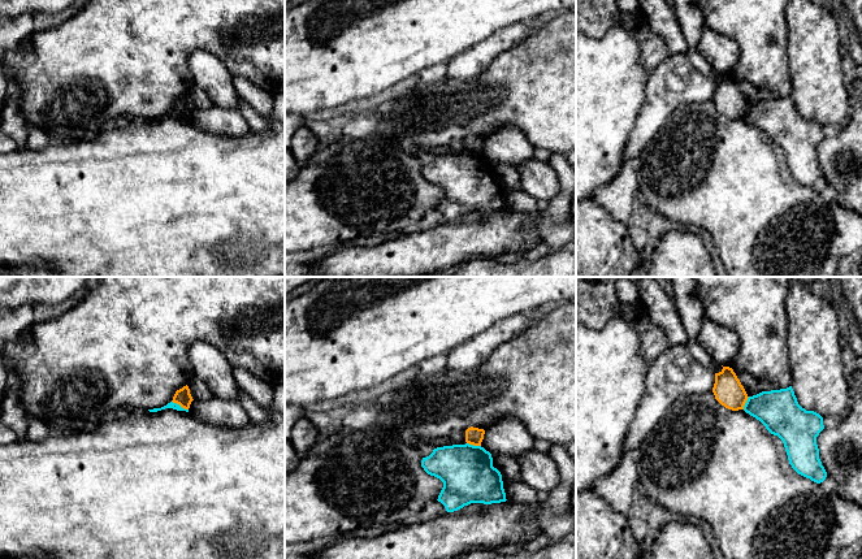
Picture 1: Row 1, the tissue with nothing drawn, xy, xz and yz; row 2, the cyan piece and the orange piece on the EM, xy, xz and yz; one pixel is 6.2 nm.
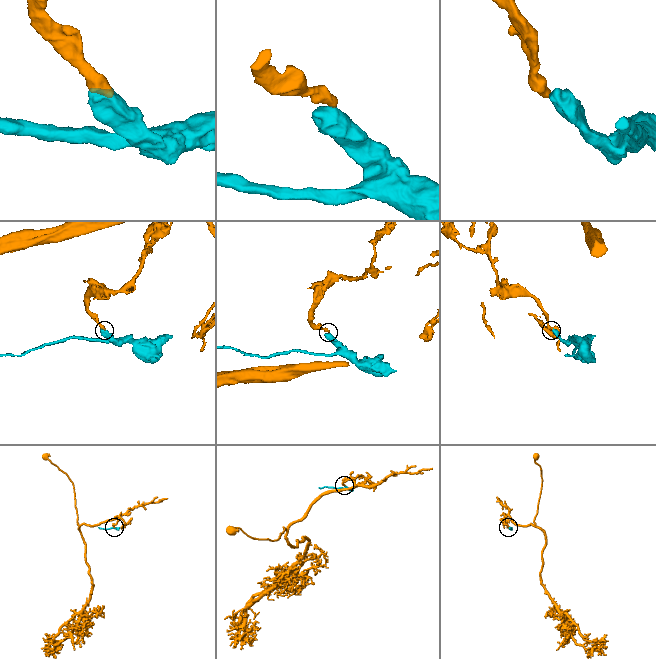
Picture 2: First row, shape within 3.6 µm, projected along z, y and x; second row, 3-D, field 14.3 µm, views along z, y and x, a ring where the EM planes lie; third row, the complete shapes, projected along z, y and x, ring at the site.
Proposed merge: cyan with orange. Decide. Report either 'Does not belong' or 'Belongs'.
Does not belong

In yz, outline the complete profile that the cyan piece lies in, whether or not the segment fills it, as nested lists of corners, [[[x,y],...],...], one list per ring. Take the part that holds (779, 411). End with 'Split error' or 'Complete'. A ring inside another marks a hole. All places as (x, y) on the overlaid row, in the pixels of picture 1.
[[[792,386],[749,396],[744,411],[783,441],[789,464],[798,474],[816,484],[826,480],[816,445],[816,437],[824,429],[823,417],[802,408]]]. Complete

